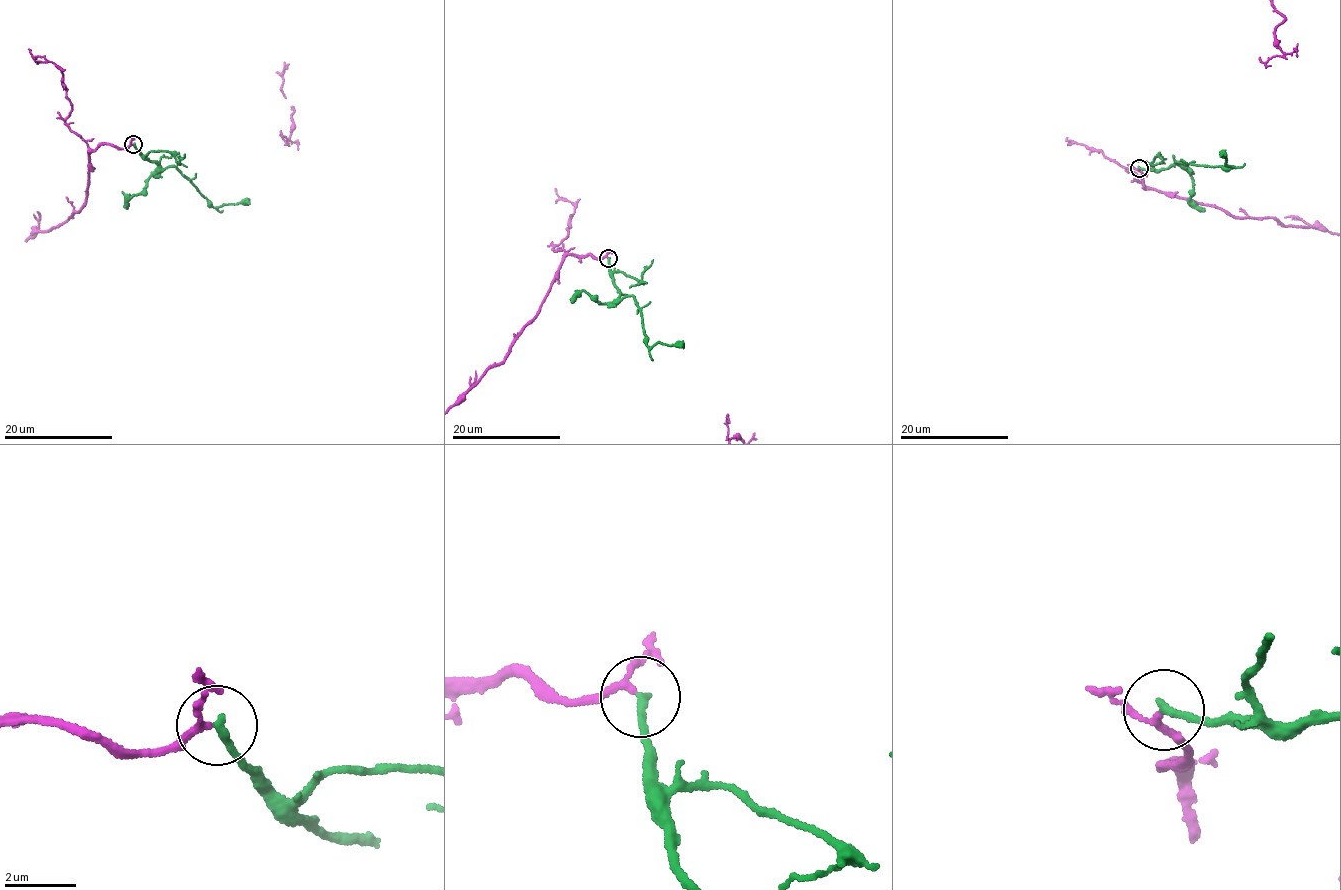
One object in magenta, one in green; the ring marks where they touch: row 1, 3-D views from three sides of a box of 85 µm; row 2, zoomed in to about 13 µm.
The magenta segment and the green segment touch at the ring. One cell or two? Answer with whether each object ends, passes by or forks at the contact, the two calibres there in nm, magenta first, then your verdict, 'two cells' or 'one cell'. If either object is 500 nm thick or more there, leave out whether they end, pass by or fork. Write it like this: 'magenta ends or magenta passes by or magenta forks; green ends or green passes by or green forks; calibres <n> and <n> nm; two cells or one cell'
magenta passes by; green ends; calibres 150 and 240 nm; one cell

